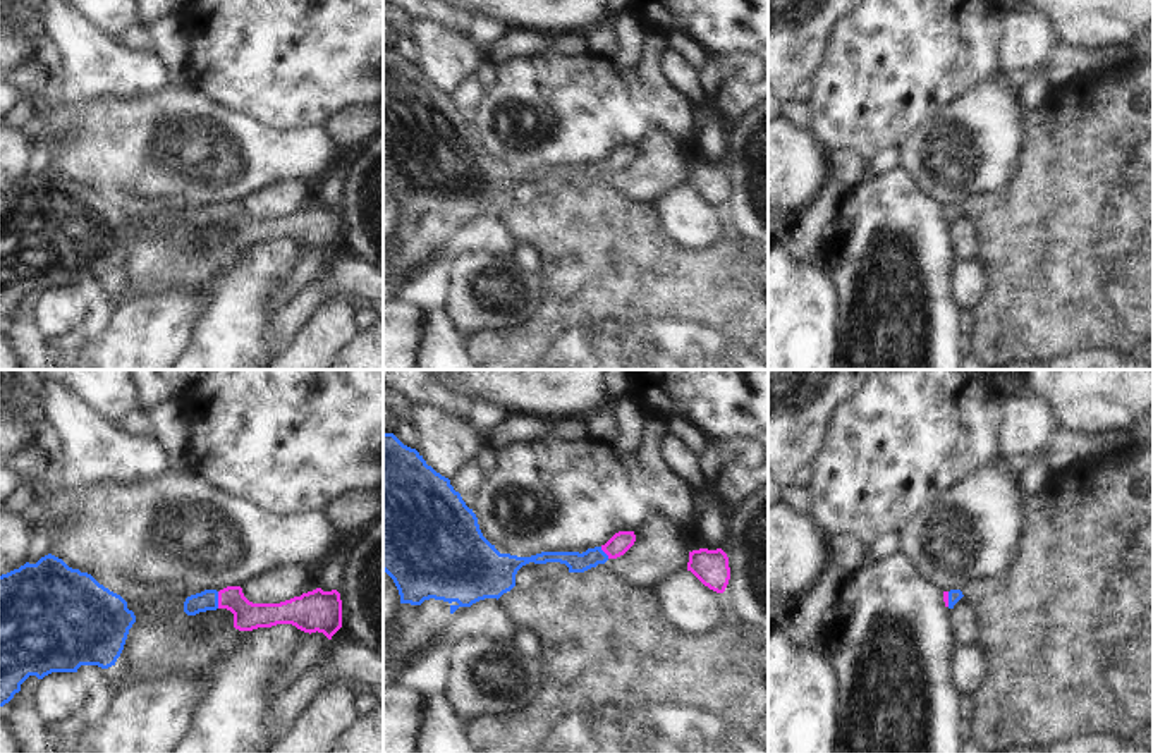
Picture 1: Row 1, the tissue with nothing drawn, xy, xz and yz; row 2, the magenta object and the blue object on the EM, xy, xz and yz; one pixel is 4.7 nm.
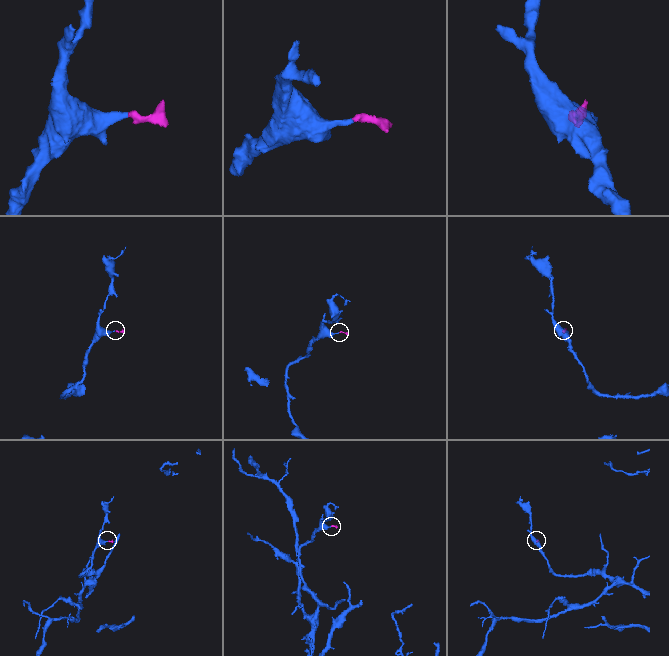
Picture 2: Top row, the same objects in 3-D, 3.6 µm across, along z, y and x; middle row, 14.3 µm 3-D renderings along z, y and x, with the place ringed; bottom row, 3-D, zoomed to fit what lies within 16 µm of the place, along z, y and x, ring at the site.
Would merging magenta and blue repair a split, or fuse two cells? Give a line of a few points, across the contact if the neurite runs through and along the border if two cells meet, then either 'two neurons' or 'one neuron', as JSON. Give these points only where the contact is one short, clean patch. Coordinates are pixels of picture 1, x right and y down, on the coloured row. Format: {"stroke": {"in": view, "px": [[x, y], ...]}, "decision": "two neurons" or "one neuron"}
{"stroke": {"in": "xy", "px": [[248, 616], [232, 600], [219, 600], [207, 600]]}, "decision": "one neuron"}

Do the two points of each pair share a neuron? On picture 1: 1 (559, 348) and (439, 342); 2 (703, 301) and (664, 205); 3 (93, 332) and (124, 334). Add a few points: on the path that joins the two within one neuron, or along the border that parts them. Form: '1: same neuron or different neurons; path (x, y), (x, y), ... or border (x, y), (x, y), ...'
1: different neurons; border (463, 339), (463, 346), (468, 351)
2: different neurons; border (655, 210), (658, 226), (684, 246), (719, 241)
3: different neurons; border (115, 308), (105, 330), (93, 342), (86, 344)

